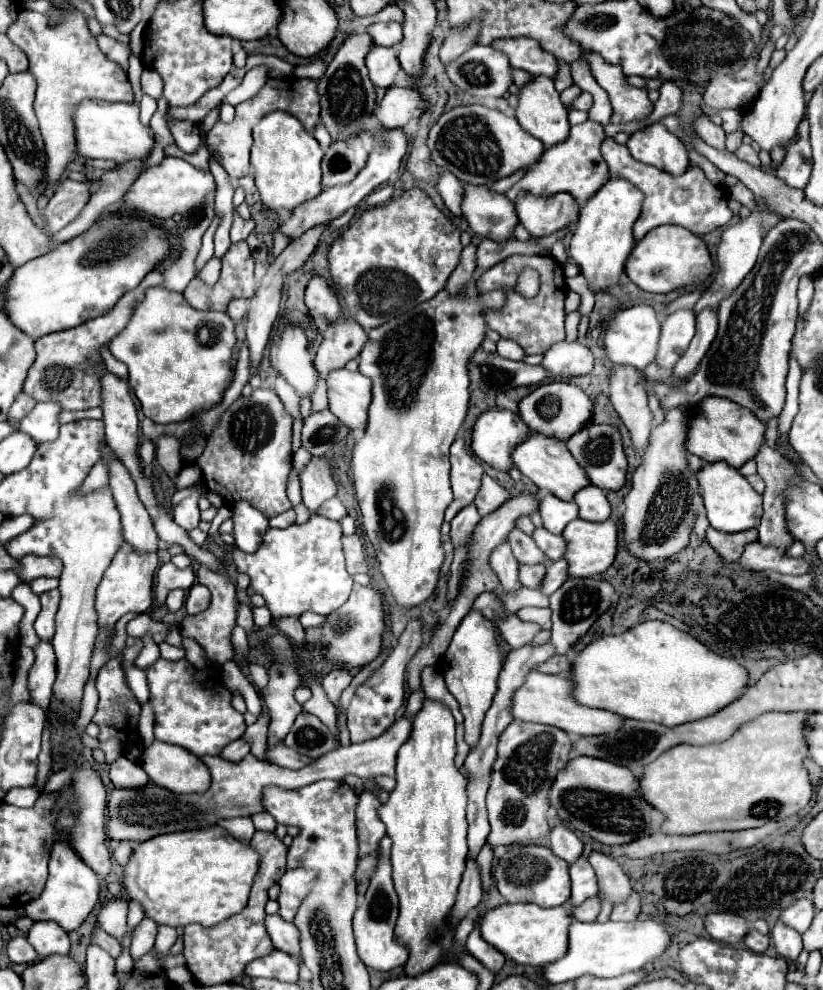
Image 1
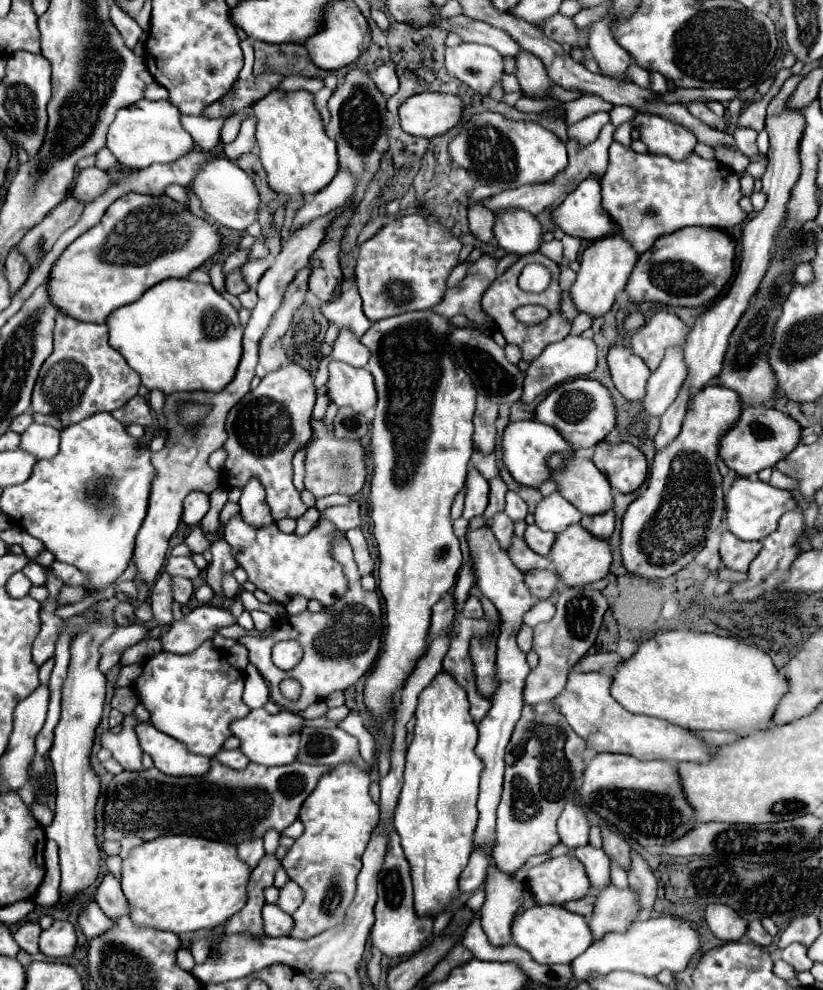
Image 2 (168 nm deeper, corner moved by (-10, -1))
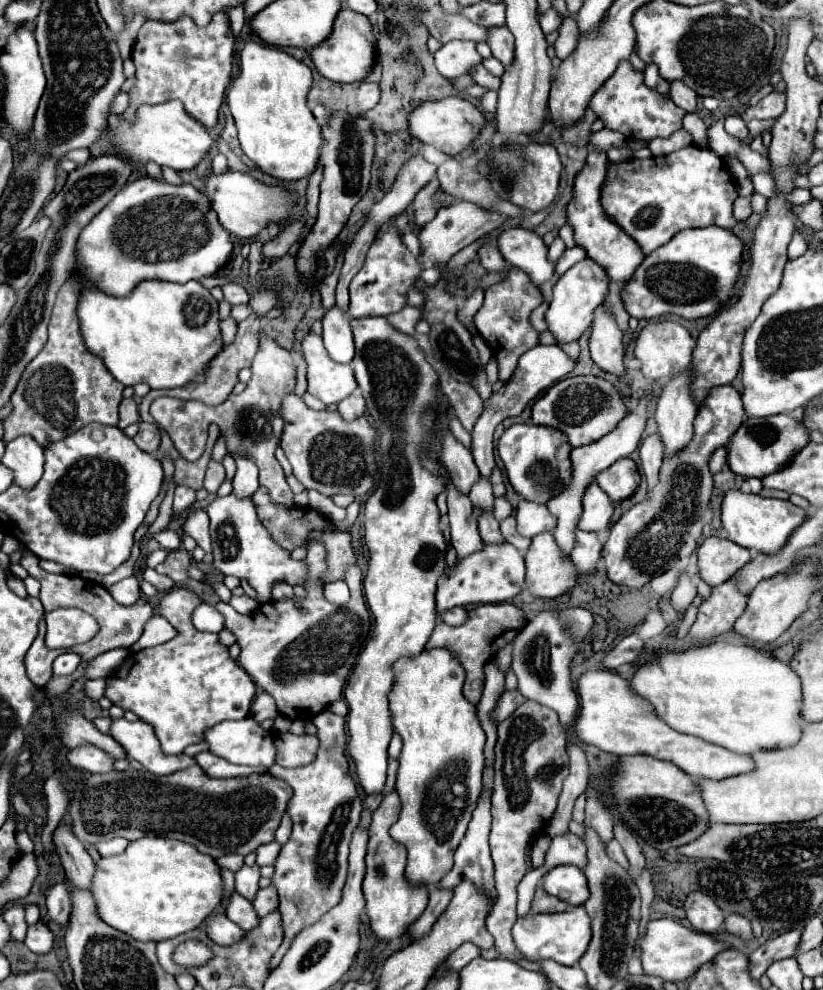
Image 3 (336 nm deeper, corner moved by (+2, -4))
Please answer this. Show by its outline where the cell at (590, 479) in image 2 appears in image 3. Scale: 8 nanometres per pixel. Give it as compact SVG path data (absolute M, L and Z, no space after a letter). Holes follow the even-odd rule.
M590 482L582 496L582 516L578 528L590 532L602 532L610 524L612 512L614 512L612 500L596 482Z

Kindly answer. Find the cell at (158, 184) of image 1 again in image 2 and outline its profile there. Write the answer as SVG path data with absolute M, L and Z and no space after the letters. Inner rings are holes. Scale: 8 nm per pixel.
M212 157L200 171L200 175L192 181L192 191L200 197L202 209L206 215L210 215L216 223L246 231L256 219L258 219L258 207L260 207L260 195L256 191L254 181L248 177L246 171L242 171L234 161L226 157Z

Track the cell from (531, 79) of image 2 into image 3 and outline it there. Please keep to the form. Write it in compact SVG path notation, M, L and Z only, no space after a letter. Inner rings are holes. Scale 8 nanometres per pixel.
M494 26L488 30L488 46L492 50L492 56L498 58L504 64L504 68L508 68L514 62L514 36L508 32L506 26Z

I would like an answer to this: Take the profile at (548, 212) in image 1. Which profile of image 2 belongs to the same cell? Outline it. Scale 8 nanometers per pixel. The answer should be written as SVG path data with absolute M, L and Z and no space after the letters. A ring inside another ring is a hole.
M586 177L580 181L578 187L564 199L564 203L554 209L552 217L564 233L586 241L620 233L620 227L602 207L600 177Z

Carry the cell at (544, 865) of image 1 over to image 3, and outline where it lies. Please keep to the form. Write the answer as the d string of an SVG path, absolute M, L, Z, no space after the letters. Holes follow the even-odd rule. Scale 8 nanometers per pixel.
M556 866L548 870L542 878L542 888L572 906L582 906L584 900L588 900L586 876L576 866Z

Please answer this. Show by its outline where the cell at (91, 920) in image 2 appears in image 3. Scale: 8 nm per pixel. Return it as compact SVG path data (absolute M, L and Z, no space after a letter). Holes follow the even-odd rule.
M56 884L46 894L46 906L48 906L48 918L52 918L58 924L68 924L72 914L72 892L68 884Z

